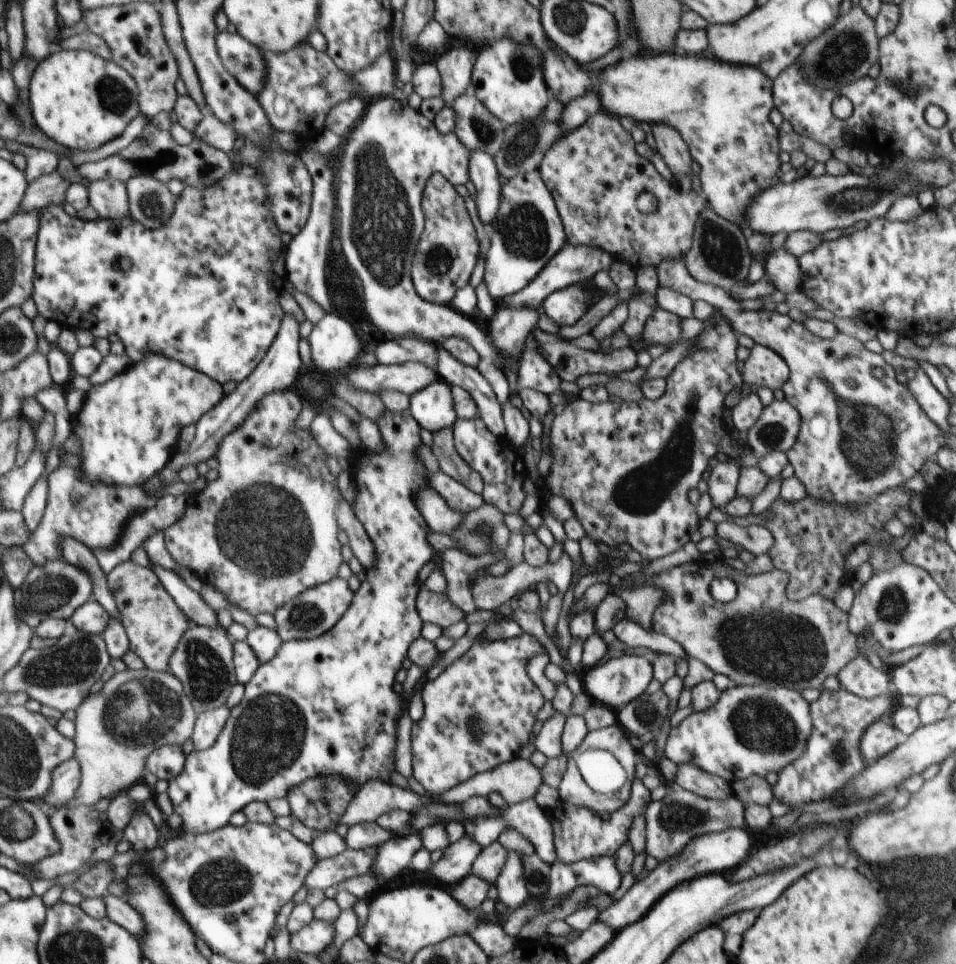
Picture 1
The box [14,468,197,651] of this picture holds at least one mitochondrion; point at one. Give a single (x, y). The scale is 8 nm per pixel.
(46, 594)

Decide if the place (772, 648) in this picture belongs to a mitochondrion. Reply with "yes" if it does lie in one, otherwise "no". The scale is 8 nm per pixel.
yes

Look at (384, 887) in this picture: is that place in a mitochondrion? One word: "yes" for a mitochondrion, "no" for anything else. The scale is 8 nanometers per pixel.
no

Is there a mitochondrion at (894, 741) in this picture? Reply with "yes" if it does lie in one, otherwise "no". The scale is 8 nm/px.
no

